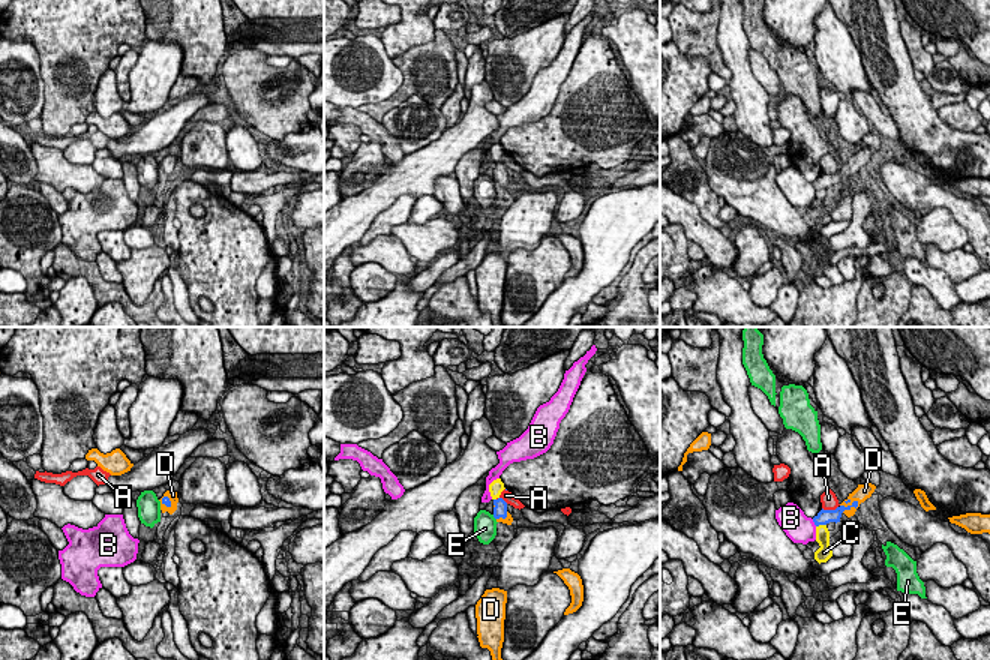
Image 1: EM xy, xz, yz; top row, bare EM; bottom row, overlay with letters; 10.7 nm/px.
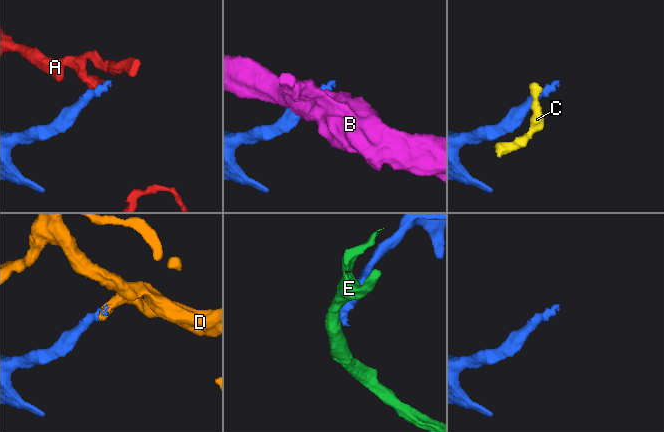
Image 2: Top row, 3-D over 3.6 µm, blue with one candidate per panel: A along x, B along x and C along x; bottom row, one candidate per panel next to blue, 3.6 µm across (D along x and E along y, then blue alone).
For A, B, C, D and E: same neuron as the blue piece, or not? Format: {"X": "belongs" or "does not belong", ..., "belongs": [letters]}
{"A": "does not belong", "B": "does not belong", "C": "does not belong", "D": "belongs", "E": "does not belong", "belongs": ["D"]}

